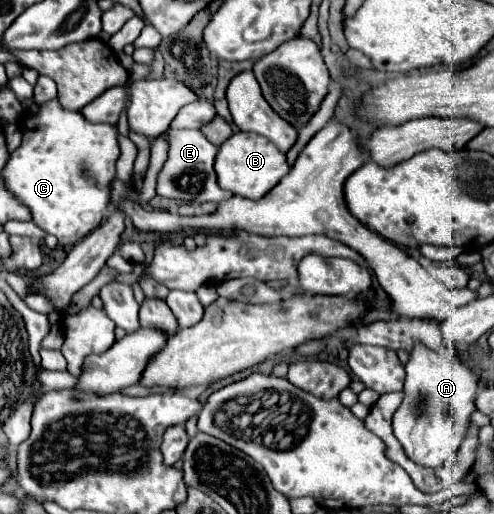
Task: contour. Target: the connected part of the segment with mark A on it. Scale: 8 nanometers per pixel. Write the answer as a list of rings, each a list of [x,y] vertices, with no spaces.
[[[424,345],[414,347],[406,363],[404,401],[392,417],[392,429],[406,455],[422,467],[442,467],[456,461],[456,453],[468,433],[470,415],[476,411],[478,381],[468,365],[460,365],[450,353],[436,353]]]

